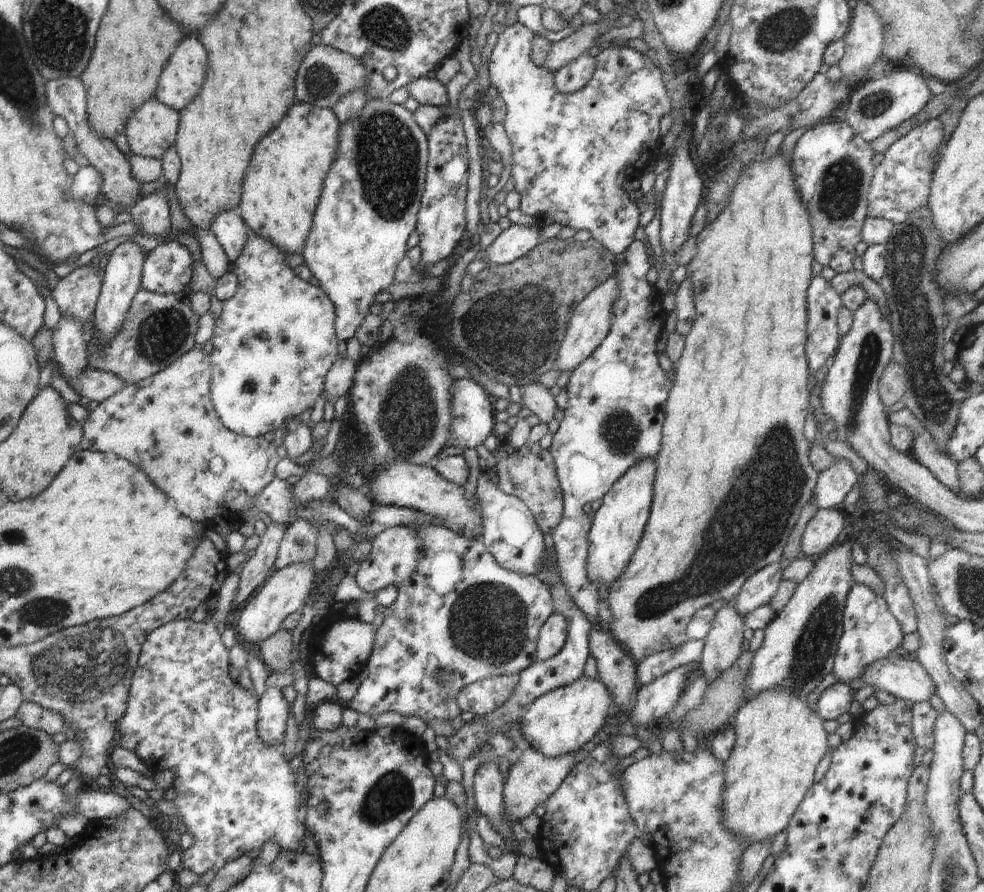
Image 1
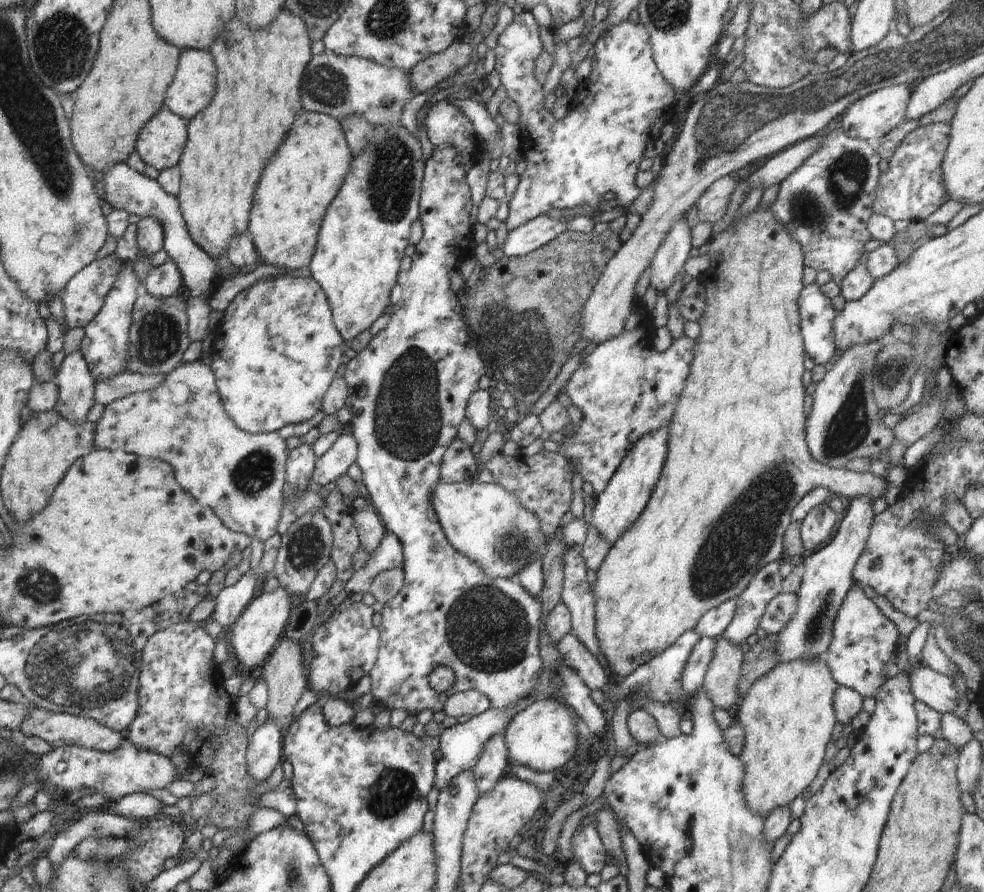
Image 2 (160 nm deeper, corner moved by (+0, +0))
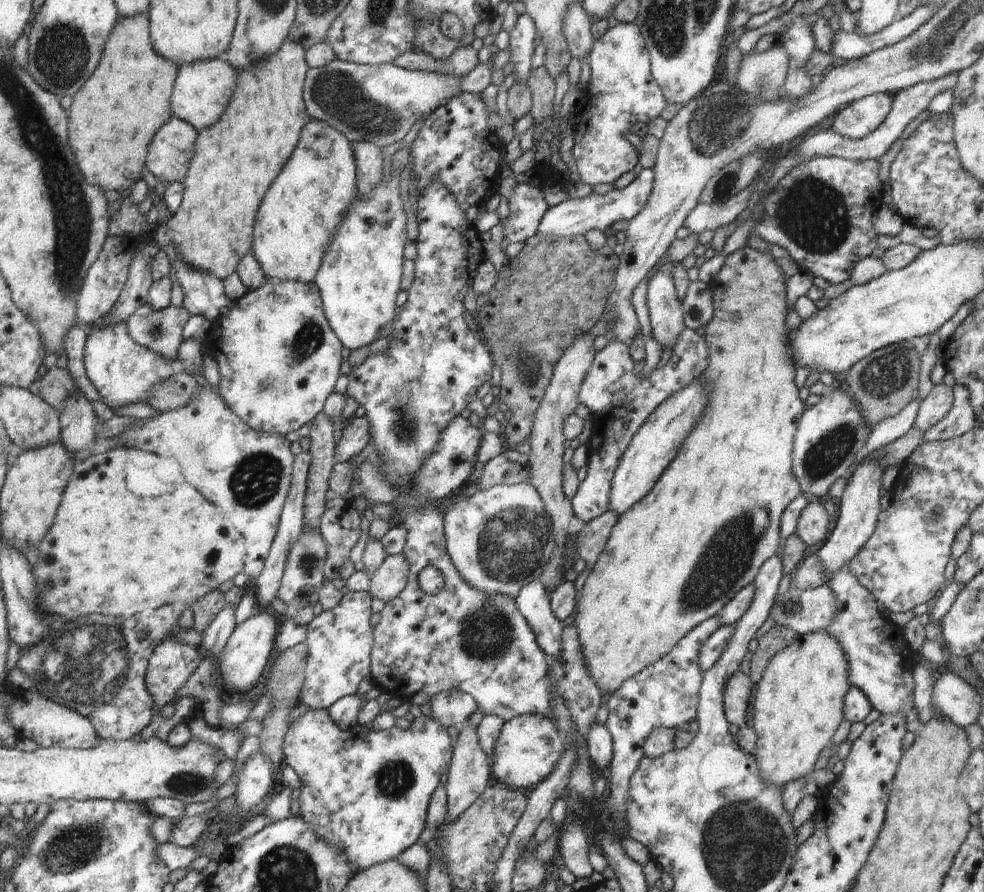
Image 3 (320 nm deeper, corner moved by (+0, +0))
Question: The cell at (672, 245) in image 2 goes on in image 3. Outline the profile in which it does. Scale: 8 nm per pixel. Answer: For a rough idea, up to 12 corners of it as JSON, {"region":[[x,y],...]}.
{"region":[[671,268],[652,273],[647,307],[652,338],[674,348],[685,329]]}

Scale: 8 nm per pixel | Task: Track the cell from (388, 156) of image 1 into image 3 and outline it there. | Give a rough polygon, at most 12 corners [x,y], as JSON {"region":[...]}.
{"region":[[401,172],[351,203],[315,283],[348,350],[390,330]]}

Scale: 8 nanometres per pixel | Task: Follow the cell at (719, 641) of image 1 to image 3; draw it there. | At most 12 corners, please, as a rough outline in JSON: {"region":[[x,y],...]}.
{"region":[[741,671],[728,680],[723,707],[729,724],[749,724],[755,685]]}

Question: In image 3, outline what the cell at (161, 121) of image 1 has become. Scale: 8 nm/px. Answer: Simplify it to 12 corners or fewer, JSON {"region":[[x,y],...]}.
{"region":[[171,116],[153,136],[146,168],[182,183],[197,130]]}

